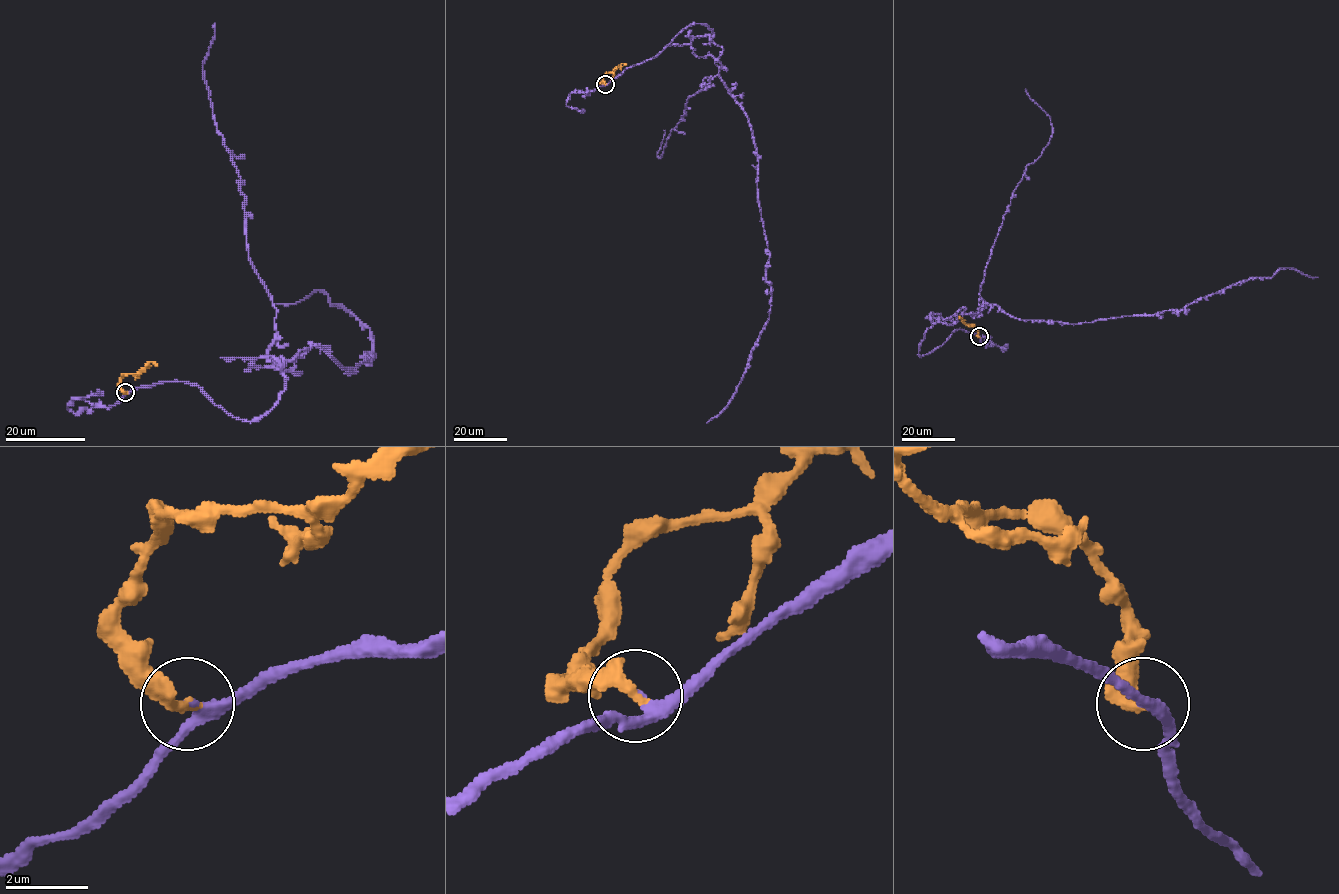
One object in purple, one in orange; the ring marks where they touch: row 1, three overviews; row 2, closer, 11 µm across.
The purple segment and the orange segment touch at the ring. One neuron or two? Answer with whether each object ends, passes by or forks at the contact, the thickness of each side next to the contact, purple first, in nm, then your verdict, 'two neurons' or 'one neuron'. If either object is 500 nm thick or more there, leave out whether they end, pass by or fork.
purple passes by; orange ends there; 240 nm thick on the purple side, 360 nm on the other; one neuron

